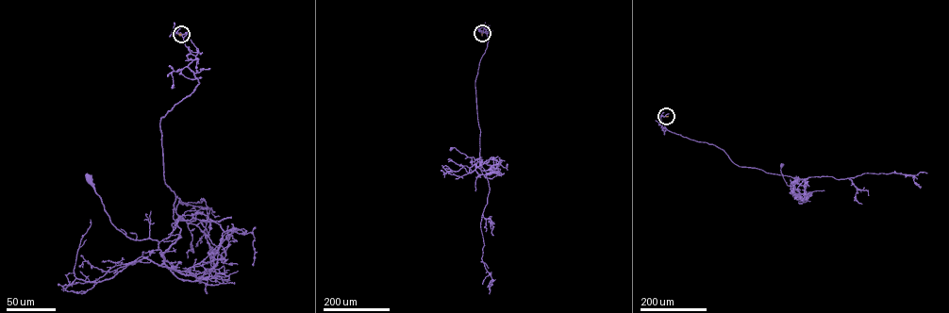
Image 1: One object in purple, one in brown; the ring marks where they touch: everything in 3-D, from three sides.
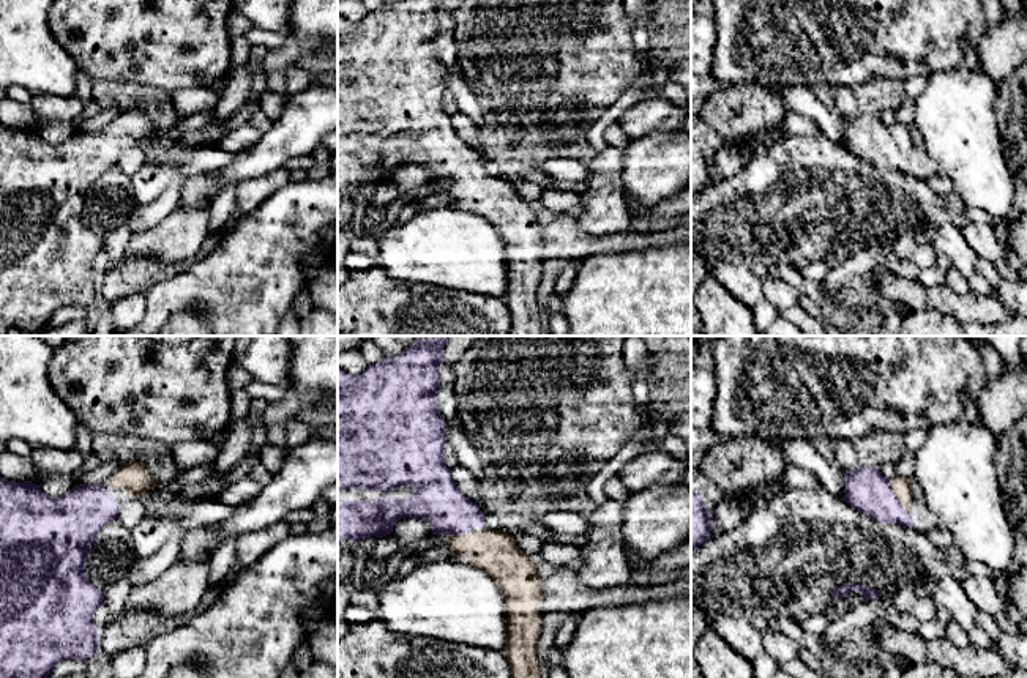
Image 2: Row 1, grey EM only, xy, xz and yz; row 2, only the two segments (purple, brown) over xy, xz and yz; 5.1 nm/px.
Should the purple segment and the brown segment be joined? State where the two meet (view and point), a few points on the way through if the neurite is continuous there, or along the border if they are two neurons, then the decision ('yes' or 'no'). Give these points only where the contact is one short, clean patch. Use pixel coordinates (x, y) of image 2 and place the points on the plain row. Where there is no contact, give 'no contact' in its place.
contact yz (898, 147); way yz (866, 136), (877, 147), (898, 147), (903, 133); yes

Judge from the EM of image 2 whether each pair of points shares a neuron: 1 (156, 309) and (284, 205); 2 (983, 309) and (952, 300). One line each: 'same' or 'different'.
1: same
2: same

